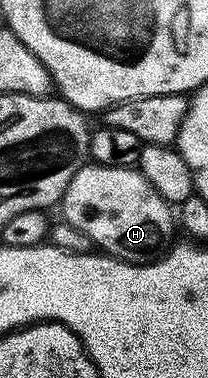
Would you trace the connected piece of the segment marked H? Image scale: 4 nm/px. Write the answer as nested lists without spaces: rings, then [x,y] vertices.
[[[87,162],[68,182],[68,190],[64,190],[60,201],[62,216],[78,232],[83,232],[94,244],[99,244],[101,251],[107,256],[114,256],[124,260],[127,264],[149,264],[150,261],[159,259],[167,251],[171,243],[170,235],[176,232],[176,216],[171,205],[167,204],[152,186],[148,186],[148,178],[133,168],[113,168],[103,164]]]

